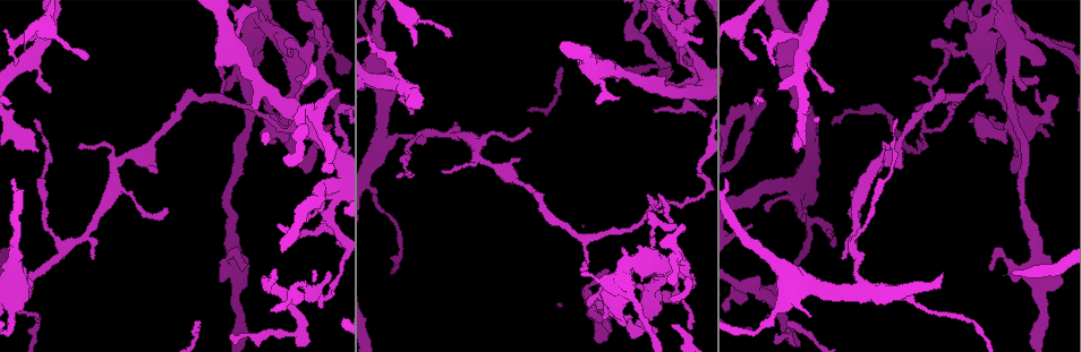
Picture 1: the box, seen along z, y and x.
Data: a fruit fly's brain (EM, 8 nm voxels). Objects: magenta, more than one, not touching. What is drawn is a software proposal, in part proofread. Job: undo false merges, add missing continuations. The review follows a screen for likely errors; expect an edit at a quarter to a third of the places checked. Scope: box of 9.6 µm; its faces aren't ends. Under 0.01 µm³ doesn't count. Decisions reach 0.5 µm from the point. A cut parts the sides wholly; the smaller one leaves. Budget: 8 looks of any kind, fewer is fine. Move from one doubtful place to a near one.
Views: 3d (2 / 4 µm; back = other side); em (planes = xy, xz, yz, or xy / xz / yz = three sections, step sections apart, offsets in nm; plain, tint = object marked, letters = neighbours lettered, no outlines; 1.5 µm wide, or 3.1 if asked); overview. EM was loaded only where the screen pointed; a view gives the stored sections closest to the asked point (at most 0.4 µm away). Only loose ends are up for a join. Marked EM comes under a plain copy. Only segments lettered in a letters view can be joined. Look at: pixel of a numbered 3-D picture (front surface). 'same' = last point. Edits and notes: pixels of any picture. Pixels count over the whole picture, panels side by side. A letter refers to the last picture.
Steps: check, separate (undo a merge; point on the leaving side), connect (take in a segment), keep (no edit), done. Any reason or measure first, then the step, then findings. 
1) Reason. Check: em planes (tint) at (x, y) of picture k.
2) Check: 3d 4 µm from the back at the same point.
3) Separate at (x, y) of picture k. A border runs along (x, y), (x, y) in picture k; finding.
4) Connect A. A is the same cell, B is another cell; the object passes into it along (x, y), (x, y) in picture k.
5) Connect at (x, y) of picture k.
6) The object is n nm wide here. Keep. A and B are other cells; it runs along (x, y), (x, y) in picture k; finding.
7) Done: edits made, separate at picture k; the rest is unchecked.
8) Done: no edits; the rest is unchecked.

A fork. Check: em yz step 8 (tint) at (295, 128) of picture 1.

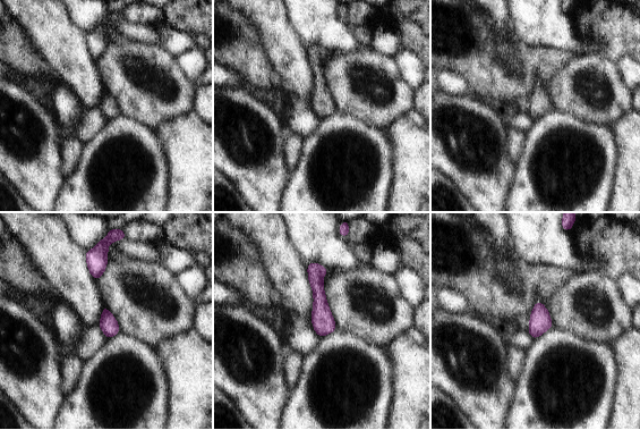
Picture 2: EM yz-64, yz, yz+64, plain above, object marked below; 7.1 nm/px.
Check: em planes (letters) at the same point.

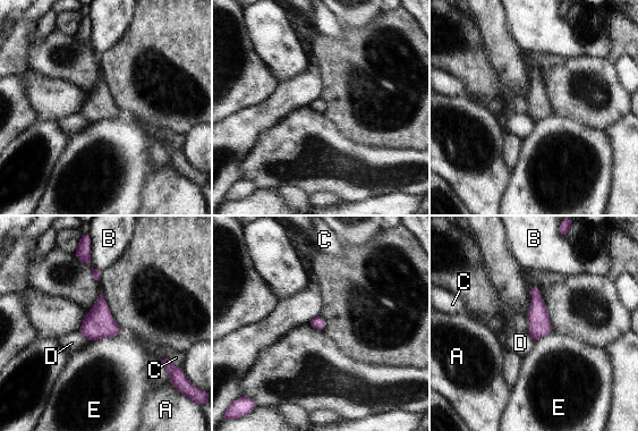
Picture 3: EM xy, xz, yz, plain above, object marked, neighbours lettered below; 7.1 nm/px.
Keep. A, B, C, D and E are other cells; a border runs along (121, 331), (90, 341) in picture 3; all the same neuron.

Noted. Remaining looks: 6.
Check: em xy step 4 (letters) at (1047, 137) of picture 1.

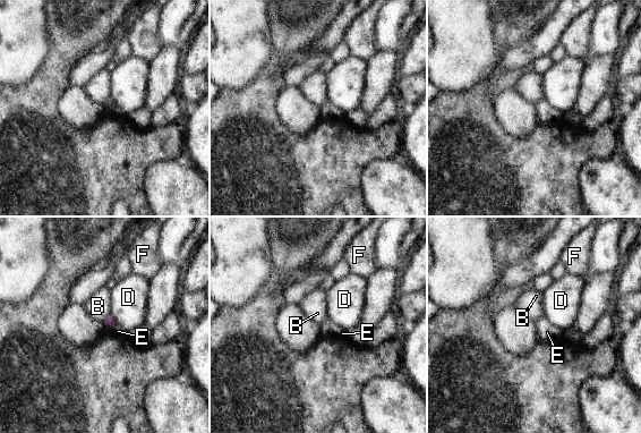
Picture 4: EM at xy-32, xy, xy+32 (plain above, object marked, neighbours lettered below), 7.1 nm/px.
Check: em planes (letters) at the same point.

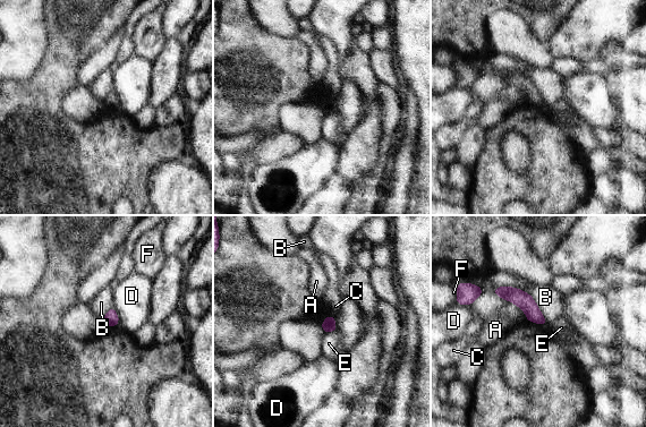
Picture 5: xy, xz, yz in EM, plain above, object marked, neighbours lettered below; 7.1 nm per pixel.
Keep. A, B, C, D, E and F are other cells; it runs along (498, 291), (517, 296), (542, 321) in picture 5; none of them fits.

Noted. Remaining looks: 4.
End of a long branch. Check: em planes (letters) at (278, 225) of picture 1.

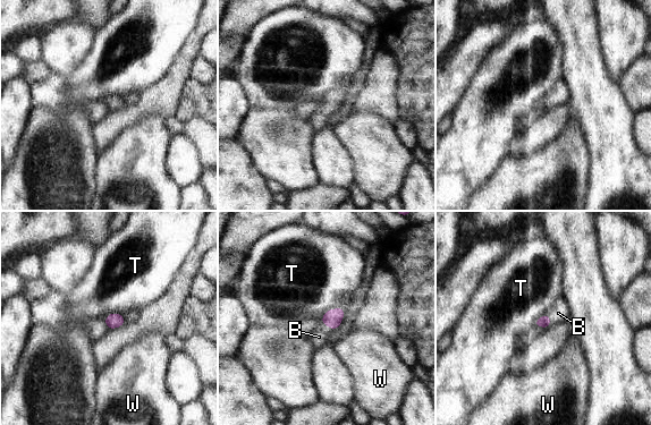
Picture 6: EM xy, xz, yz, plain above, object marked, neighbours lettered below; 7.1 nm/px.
Connect B. B is the same cell, T and W are other cells; the object passes into it along (332, 317), (328, 325), (319, 337) in picture 6; the neuron continues.

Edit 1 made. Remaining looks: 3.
Done: edits made, connect at picture 6; the rest is unchecked.

